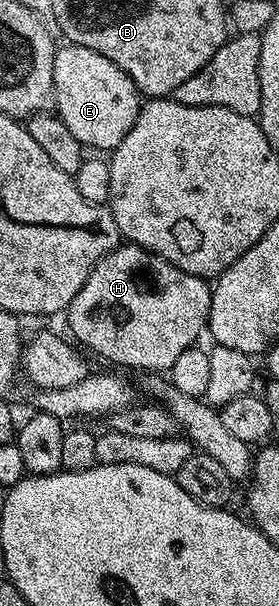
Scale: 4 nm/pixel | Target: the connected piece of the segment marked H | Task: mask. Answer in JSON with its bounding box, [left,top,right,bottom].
[65,243,212,371]

